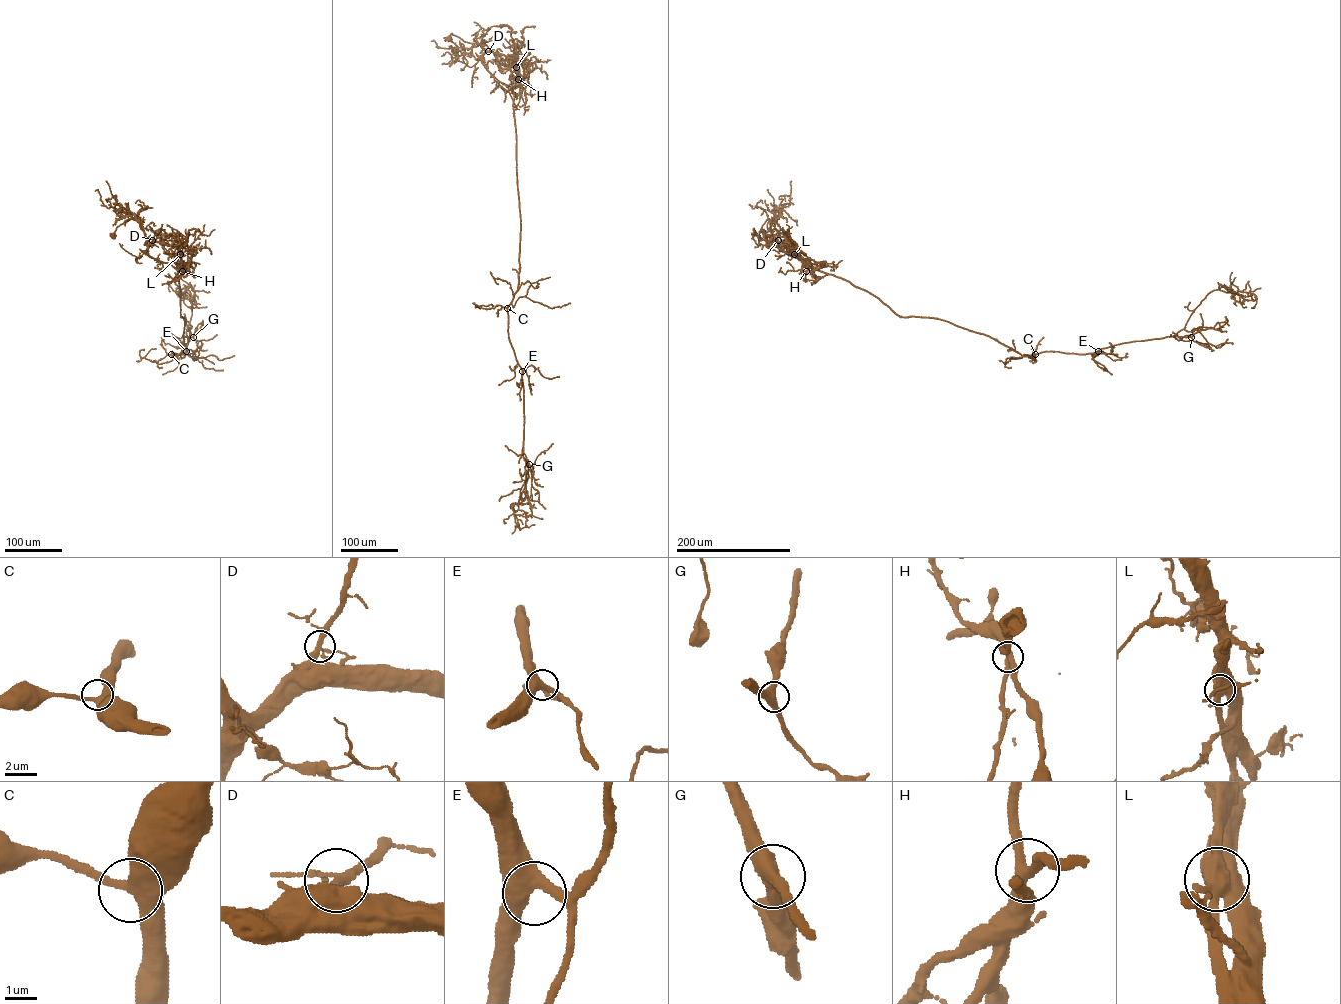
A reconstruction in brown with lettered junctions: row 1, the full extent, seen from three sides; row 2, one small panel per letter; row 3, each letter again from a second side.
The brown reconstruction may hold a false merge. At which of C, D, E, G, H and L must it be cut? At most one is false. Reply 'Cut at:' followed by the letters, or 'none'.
Cut at: L

